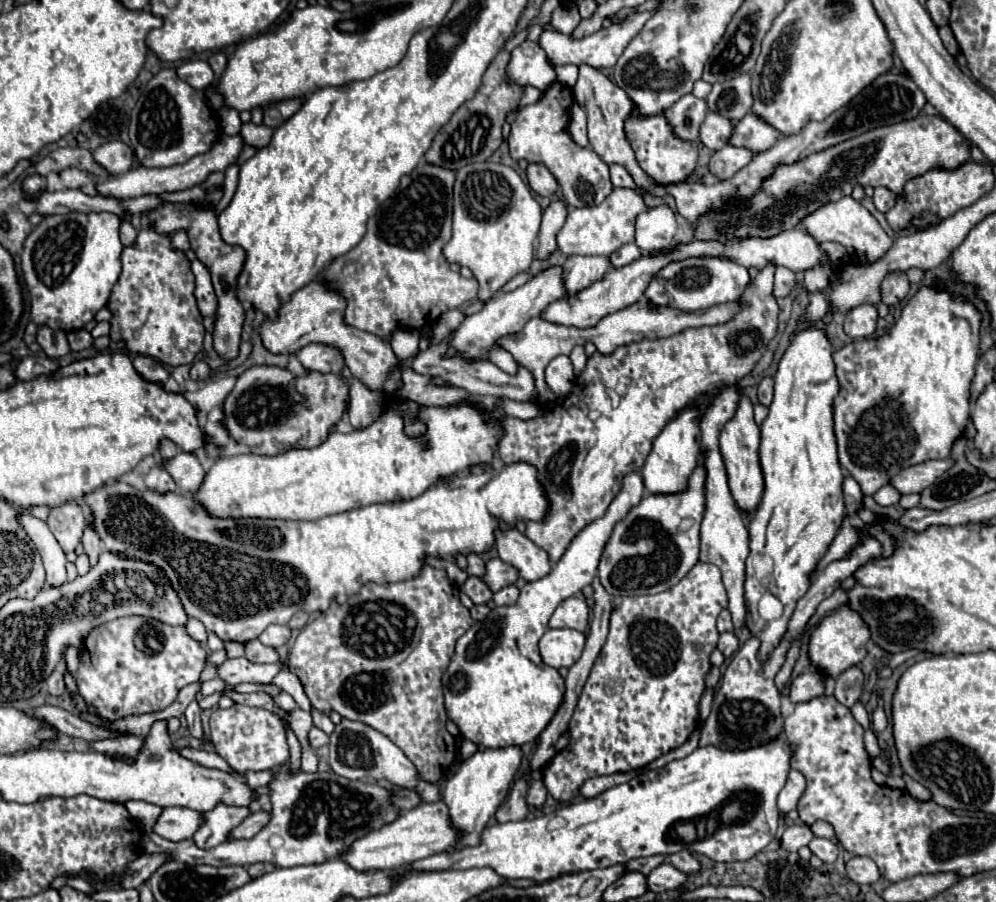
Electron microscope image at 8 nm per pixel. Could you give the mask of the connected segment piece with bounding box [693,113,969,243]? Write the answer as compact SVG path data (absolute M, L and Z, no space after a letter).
M923 113L917 119L905 123L867 131L859 137L839 143L837 147L807 155L805 159L799 159L791 165L777 165L775 171L767 179L763 179L761 193L753 193L743 203L737 203L737 199L727 197L727 207L703 213L693 223L693 233L699 241L719 243L747 237L769 239L779 235L781 231L801 227L801 219L831 201L839 201L841 197L851 195L857 183L861 187L883 185L899 195L907 179L929 171L929 167L955 169L967 159L969 149L965 145L963 135L945 119Z

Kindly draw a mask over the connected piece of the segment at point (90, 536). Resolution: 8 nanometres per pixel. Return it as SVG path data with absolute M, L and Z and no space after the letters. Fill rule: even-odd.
M87 515L87 527L85 527L85 533L83 533L83 551L89 557L91 567L95 567L103 547L101 547L101 539L97 539L97 533L89 527L89 515Z

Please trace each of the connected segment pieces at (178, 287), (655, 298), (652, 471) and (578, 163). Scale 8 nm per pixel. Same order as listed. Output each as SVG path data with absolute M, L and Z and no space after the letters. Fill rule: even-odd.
M141 229L135 239L135 245L123 249L123 273L109 297L109 309L113 311L109 335L113 341L125 339L127 349L131 353L149 355L161 363L177 367L193 363L195 355L203 349L205 327L201 323L201 313L197 311L197 303L193 299L193 273L189 271L189 261L181 251L171 251L169 241L169 237L157 235L153 229Z
M689 257L683 261L671 261L661 267L649 281L645 297L655 305L675 307L681 311L697 311L713 307L717 303L737 301L745 293L749 281L751 277L747 269L733 261L721 261L717 257Z
M685 409L673 421L669 421L665 425L665 429L653 441L653 449L651 449L647 461L641 467L641 475L643 475L647 491L653 493L653 495L659 495L659 493L683 493L687 489L689 477L693 475L697 463L699 463L697 411L695 409Z
M555 81L537 103L519 109L517 119L511 123L509 153L515 161L525 159L529 163L543 163L557 179L567 205L571 207L599 205L613 191L613 185L609 181L609 167L593 149L579 147L571 139L567 131L569 127L567 109L571 109L571 105L573 105L571 87Z

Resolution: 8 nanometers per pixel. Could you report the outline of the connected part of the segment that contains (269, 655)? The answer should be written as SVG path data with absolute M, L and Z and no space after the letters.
M253 639L253 643L245 643L245 657L251 663L279 663L277 651L269 645L263 645L259 639Z

